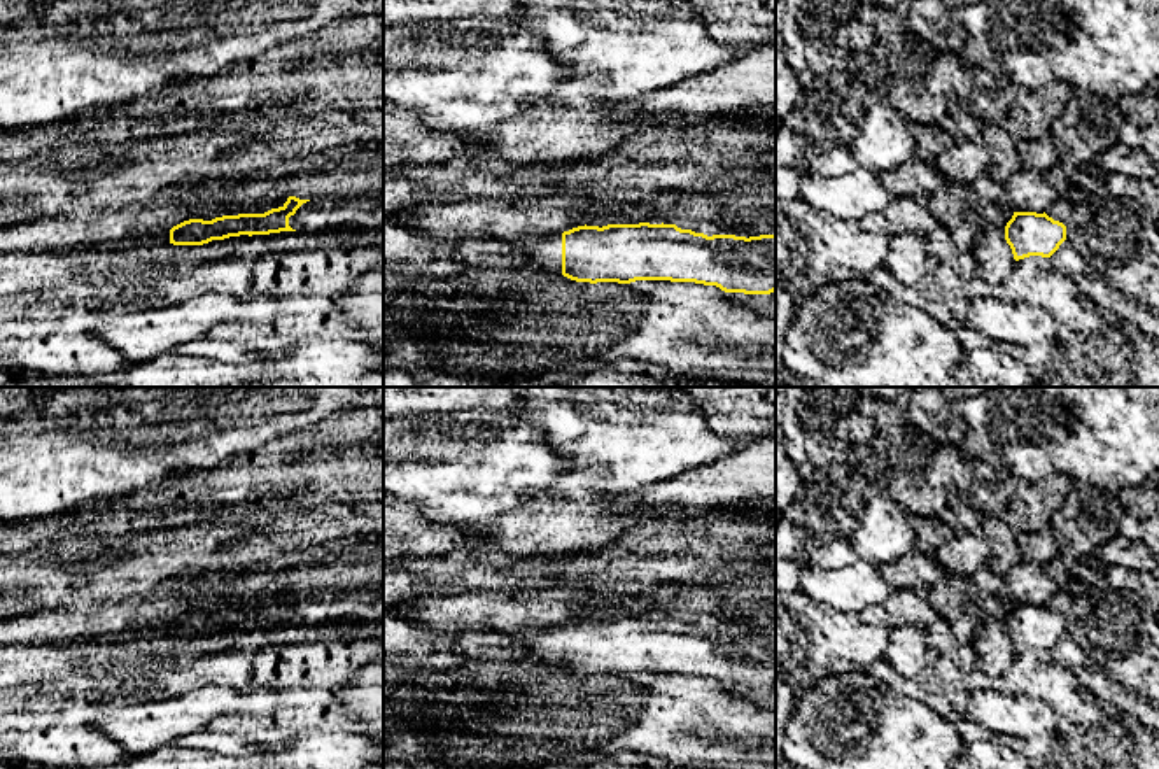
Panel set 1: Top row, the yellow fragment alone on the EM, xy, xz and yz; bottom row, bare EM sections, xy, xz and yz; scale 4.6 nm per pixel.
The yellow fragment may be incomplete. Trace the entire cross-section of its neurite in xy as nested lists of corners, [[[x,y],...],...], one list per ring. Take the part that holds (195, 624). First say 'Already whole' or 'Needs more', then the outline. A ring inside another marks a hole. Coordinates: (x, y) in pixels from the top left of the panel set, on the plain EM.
Already whole. [[[289,589],[287,594],[264,606],[222,608],[212,613],[189,611],[170,622],[173,638],[203,638],[212,632],[224,632],[240,627],[270,627],[280,624],[296,624],[289,618],[289,610],[310,592]]]

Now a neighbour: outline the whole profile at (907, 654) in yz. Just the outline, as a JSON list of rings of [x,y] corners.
[[[891,627],[884,659],[898,674],[914,678],[933,655],[926,646],[924,631],[916,627]]]

